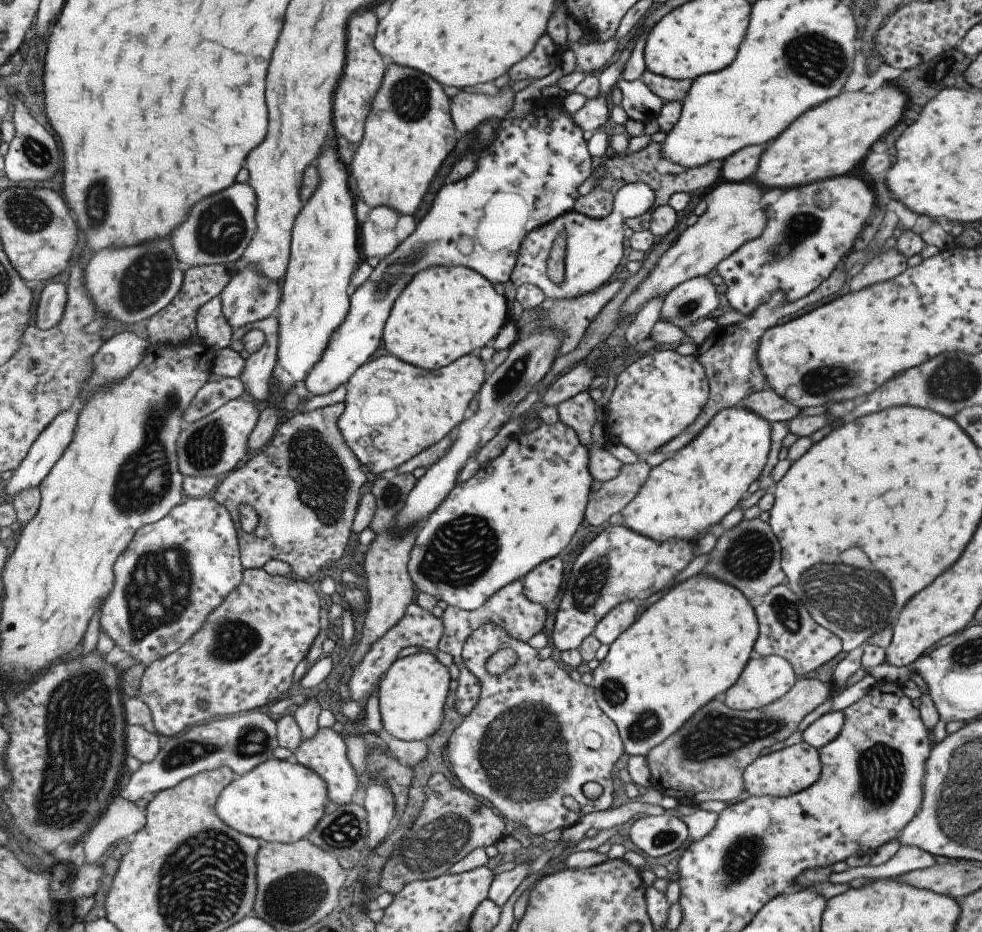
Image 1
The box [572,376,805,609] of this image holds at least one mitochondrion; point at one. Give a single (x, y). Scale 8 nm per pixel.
(751, 554)

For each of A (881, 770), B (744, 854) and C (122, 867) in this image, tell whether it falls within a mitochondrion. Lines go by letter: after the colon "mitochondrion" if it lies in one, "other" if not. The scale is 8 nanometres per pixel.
A: mitochondrion
B: mitochondrion
C: other

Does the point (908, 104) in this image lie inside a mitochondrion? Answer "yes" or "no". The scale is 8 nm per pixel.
no

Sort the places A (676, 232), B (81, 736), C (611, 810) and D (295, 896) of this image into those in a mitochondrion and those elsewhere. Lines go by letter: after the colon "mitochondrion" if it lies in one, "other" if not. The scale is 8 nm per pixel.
A: other
B: mitochondrion
C: other
D: mitochondrion

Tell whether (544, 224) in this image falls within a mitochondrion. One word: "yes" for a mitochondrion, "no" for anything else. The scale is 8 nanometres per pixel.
no

